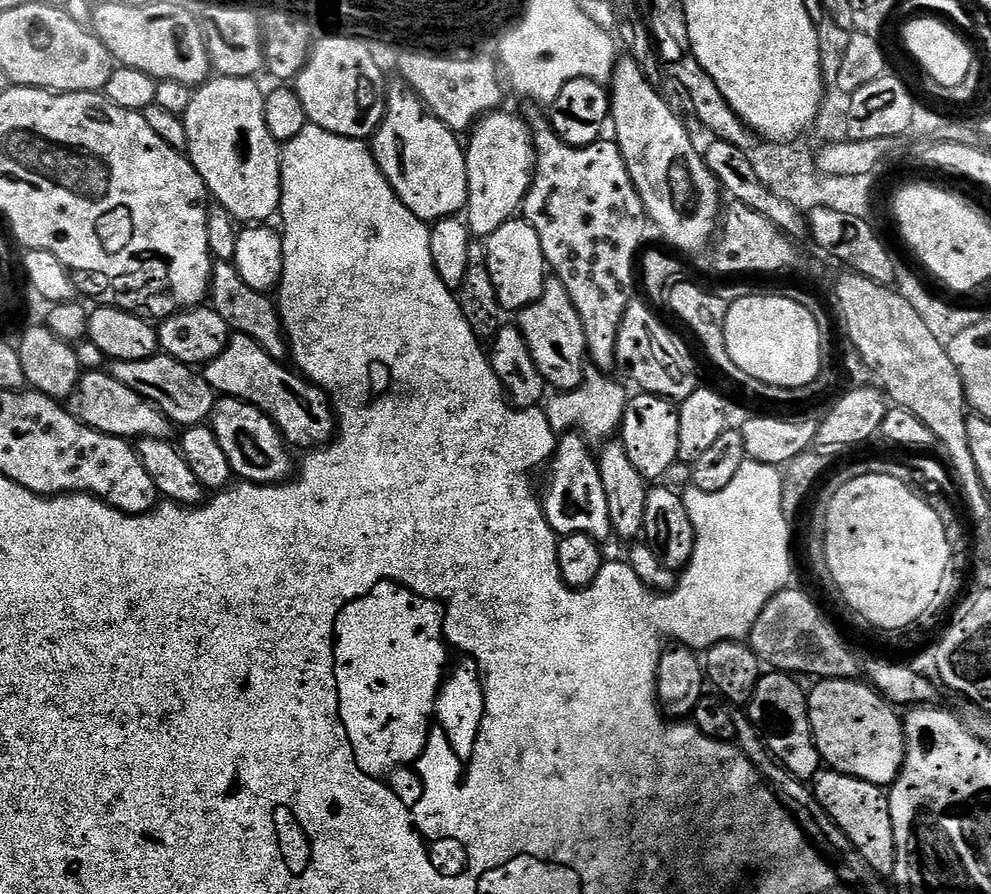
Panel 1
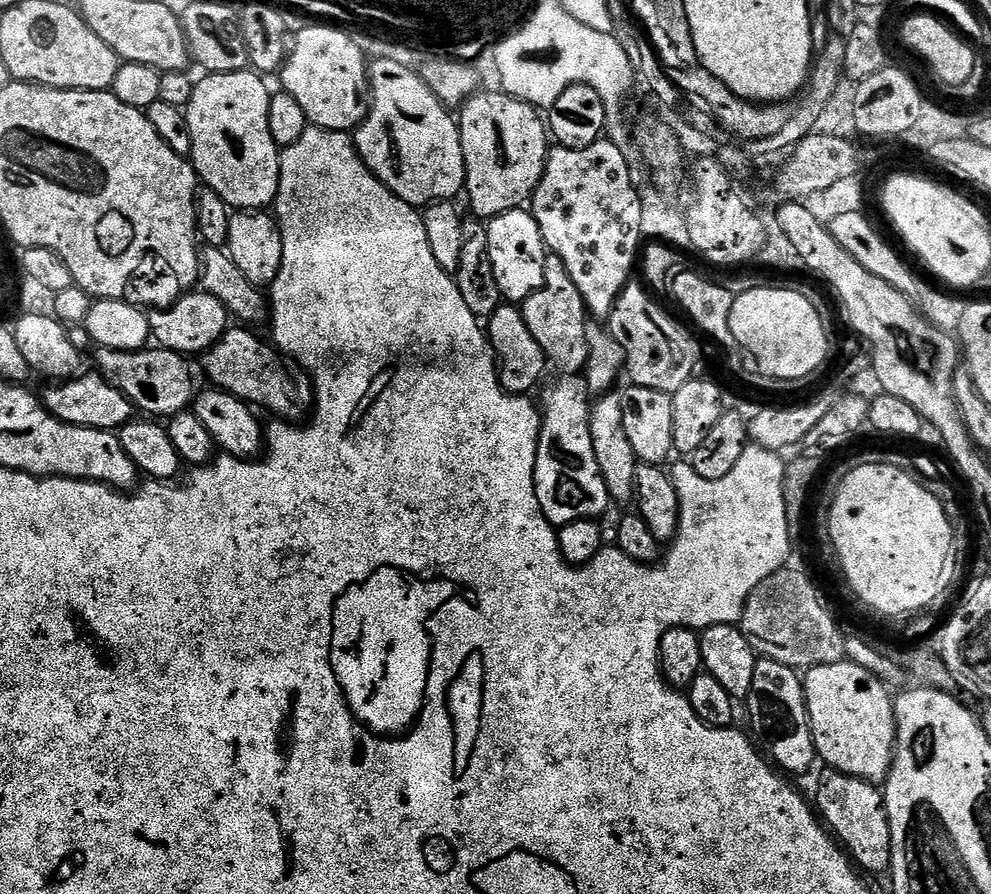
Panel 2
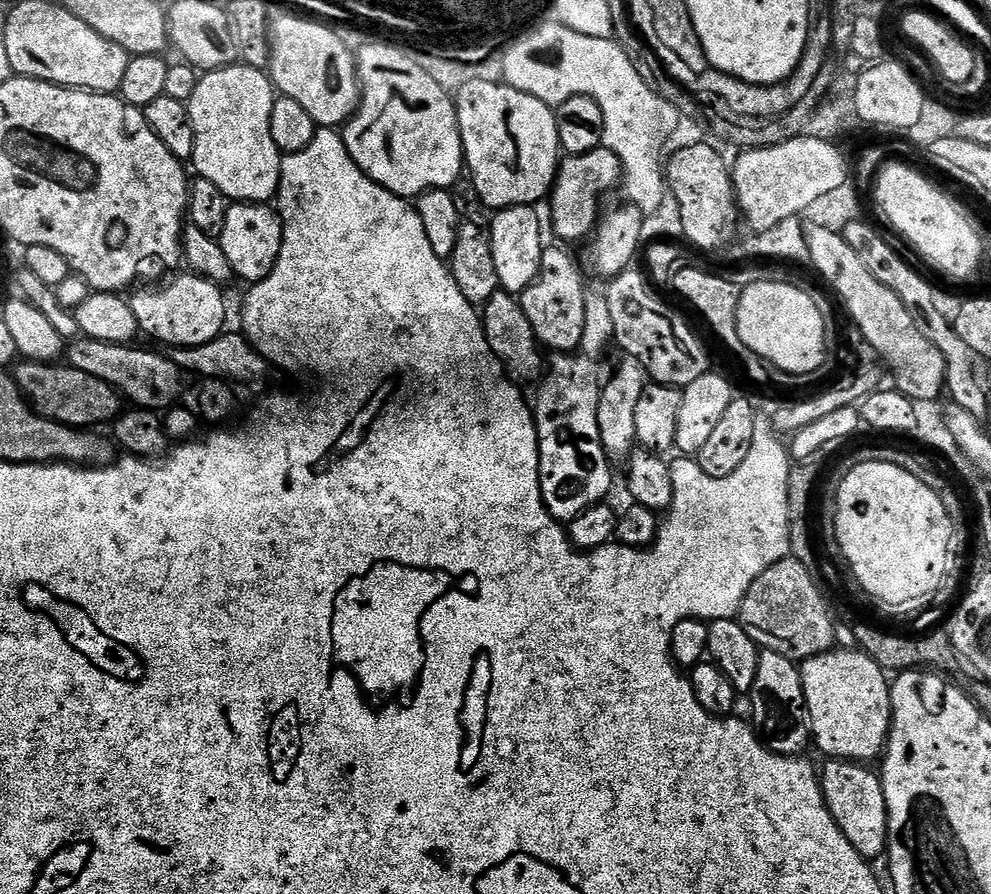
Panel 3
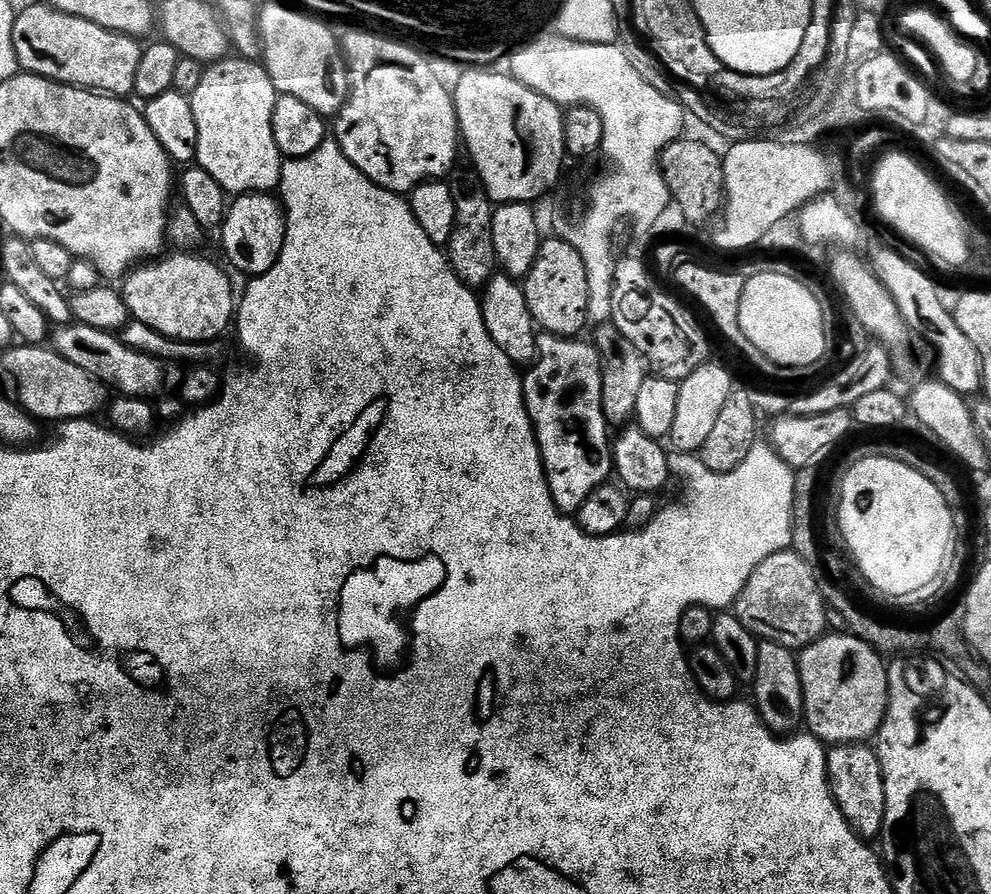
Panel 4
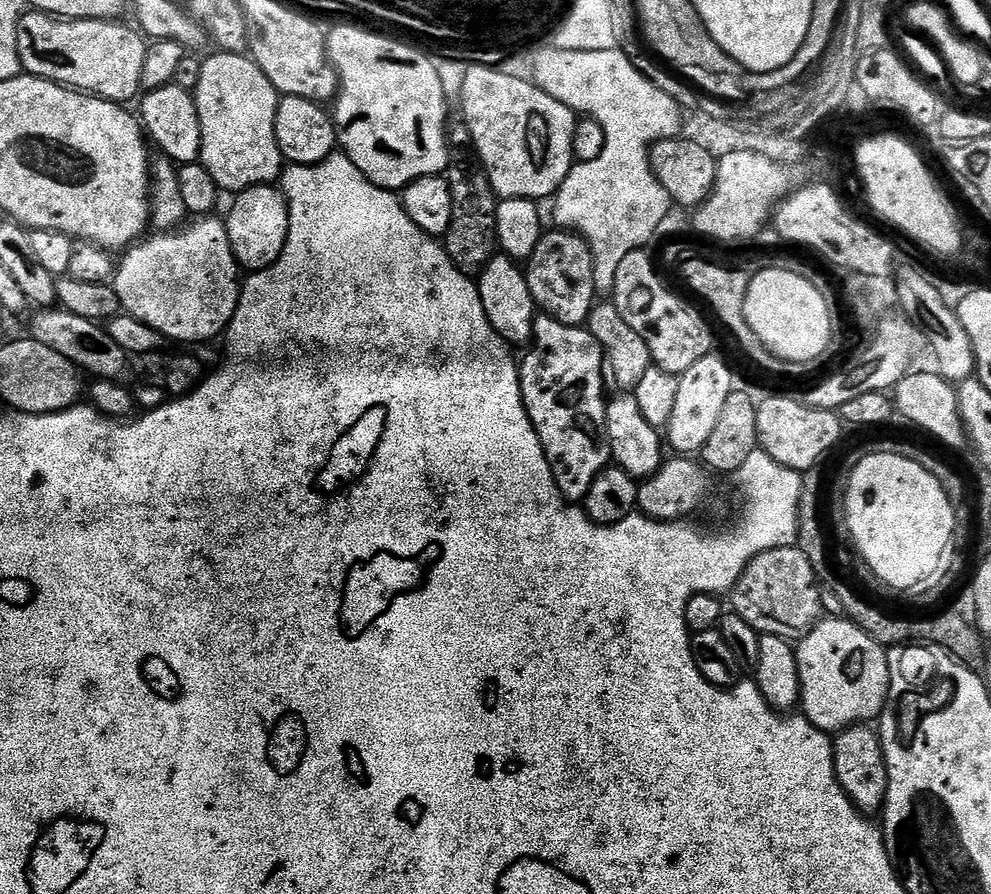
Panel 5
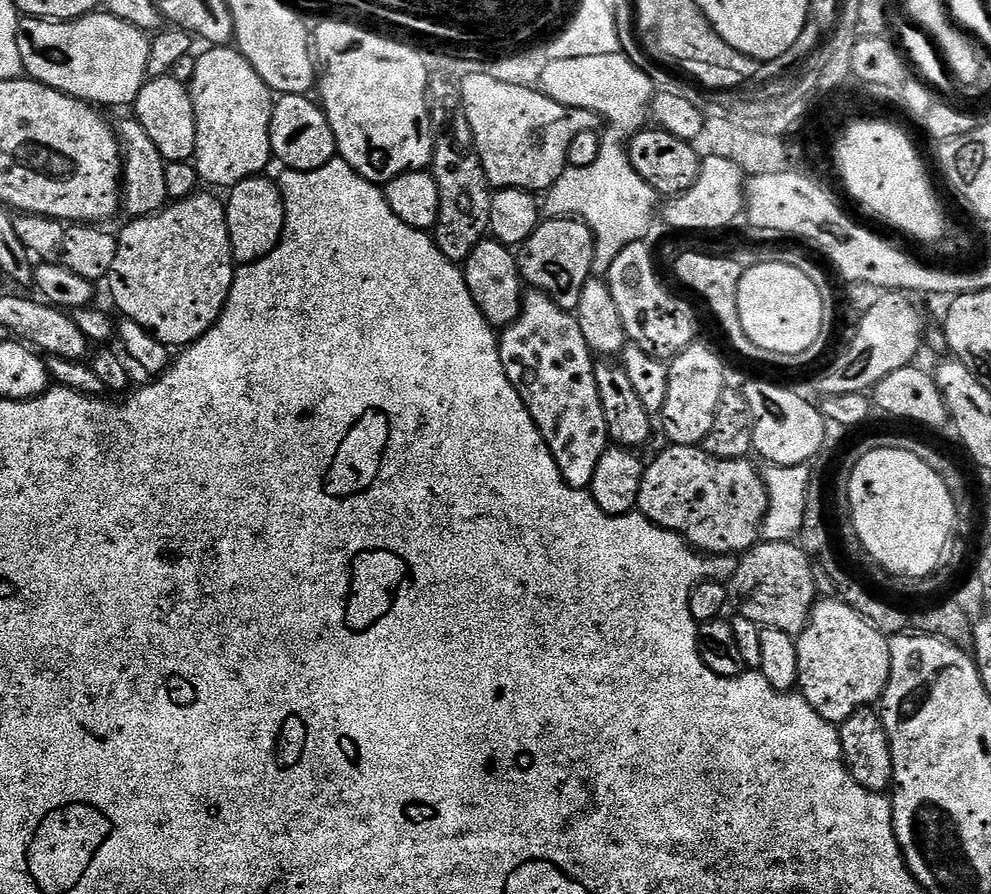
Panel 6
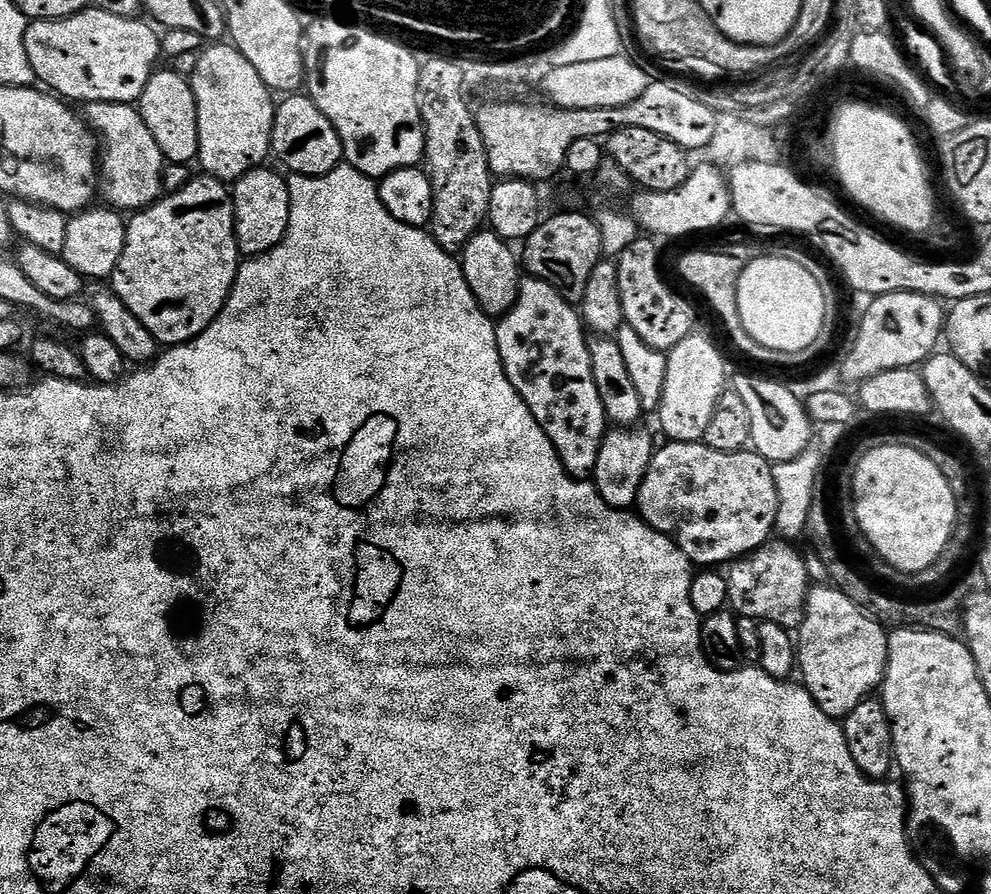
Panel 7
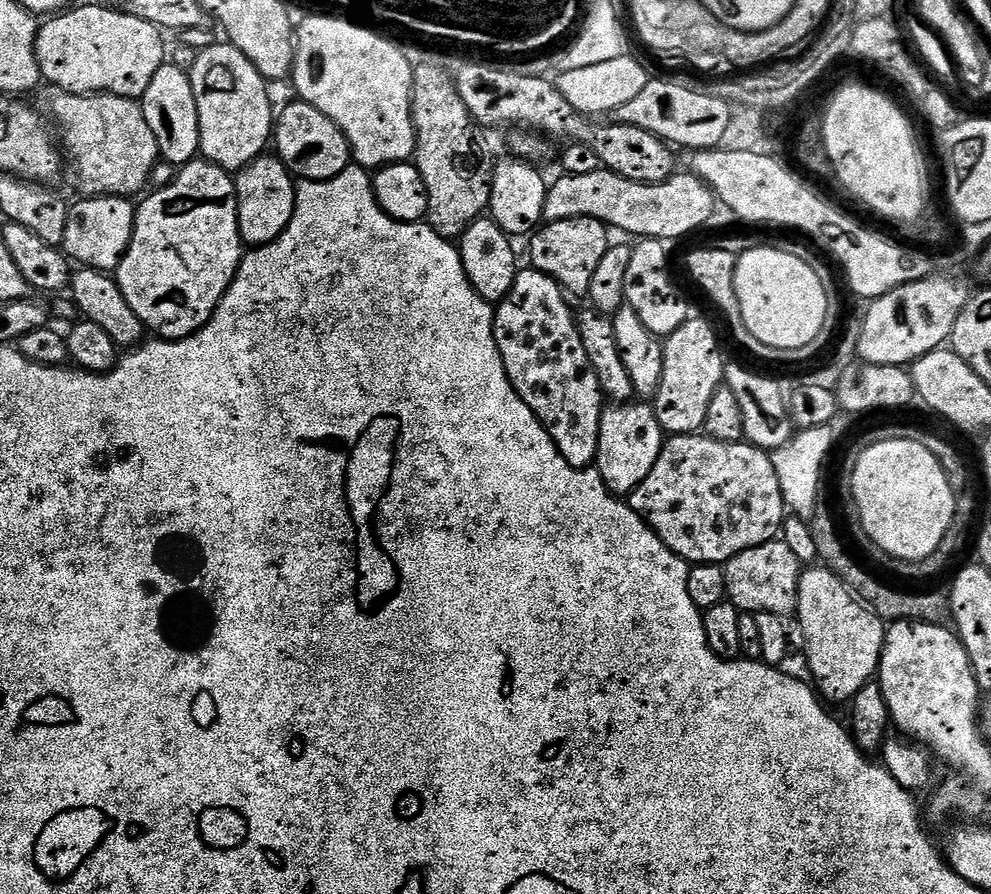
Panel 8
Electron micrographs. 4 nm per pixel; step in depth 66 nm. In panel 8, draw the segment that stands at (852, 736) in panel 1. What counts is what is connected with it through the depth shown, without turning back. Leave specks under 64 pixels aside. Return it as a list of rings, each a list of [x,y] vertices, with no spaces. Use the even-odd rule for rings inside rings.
[[[808,566],[801,571],[795,615],[800,616],[808,668],[825,701],[851,702],[862,686],[873,683],[880,671],[880,655],[884,652],[885,621],[861,603],[856,593],[838,579],[831,568]]]

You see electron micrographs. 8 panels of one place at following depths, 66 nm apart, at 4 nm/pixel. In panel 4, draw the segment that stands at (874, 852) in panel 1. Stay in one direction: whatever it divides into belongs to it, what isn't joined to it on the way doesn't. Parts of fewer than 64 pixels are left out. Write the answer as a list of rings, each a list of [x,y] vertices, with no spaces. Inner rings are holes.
[[[871,743],[833,744],[827,749],[828,784],[846,822],[865,841],[872,842],[884,831],[886,790],[880,759]]]

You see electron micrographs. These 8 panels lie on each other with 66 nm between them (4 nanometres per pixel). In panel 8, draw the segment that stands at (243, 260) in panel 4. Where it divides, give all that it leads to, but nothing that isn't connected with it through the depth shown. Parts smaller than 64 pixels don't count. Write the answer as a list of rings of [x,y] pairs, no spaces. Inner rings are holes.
[[[265,154],[234,176],[238,198],[238,226],[240,239],[245,245],[272,244],[290,226],[296,209],[296,185],[288,167],[275,154]]]

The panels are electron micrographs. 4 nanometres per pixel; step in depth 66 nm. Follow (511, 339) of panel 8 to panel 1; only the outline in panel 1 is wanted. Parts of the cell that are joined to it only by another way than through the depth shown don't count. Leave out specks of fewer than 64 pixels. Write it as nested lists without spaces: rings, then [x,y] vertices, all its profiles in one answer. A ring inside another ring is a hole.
[[[564,434],[557,439],[556,450],[550,457],[552,477],[548,489],[542,492],[544,516],[552,531],[557,534],[566,532],[585,532],[598,542],[604,542],[613,535],[610,514],[606,506],[606,490],[602,490],[600,465],[594,452],[588,449],[585,437],[580,434]]]

